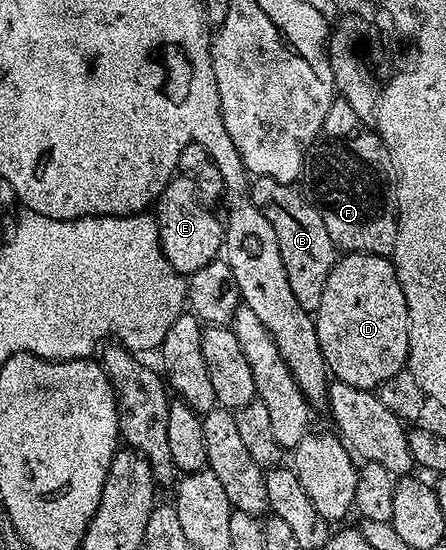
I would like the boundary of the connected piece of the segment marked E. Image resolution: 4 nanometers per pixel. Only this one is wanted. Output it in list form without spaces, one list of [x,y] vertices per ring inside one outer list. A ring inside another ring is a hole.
[[[175,177],[162,190],[156,204],[156,218],[160,245],[164,257],[184,277],[192,276],[196,269],[204,269],[211,261],[219,258],[224,247],[224,223],[213,215],[211,208],[203,204],[194,189],[193,178]]]

